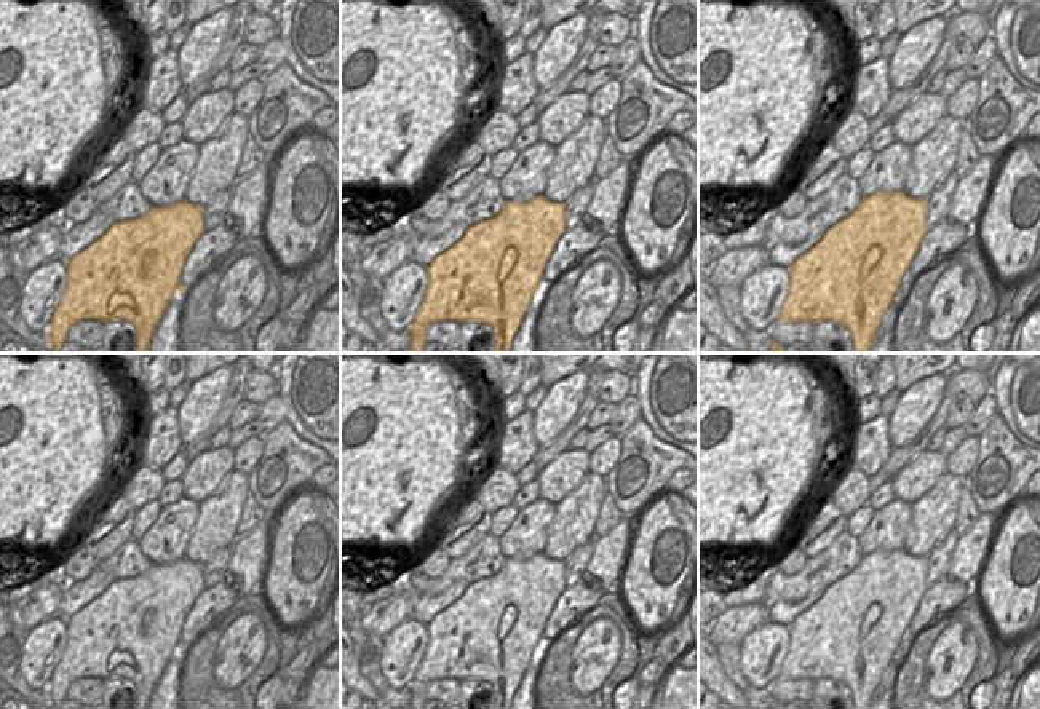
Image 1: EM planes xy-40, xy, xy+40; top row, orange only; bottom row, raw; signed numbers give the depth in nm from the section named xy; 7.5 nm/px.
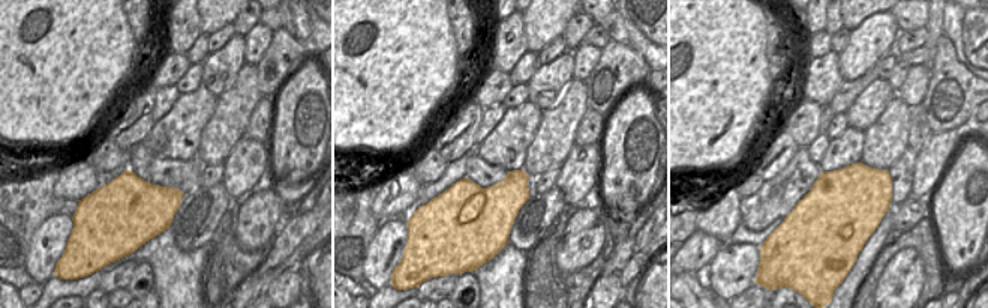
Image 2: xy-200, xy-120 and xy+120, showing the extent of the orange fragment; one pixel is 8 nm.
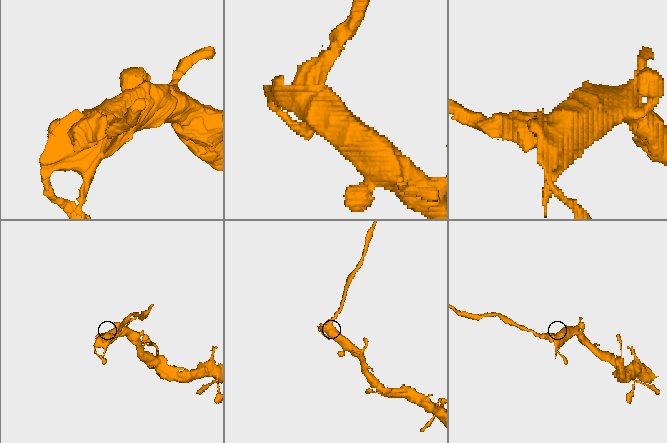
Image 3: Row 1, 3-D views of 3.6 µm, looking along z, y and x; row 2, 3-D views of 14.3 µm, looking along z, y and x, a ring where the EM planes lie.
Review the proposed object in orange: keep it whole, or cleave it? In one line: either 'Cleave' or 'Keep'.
Cleave.

